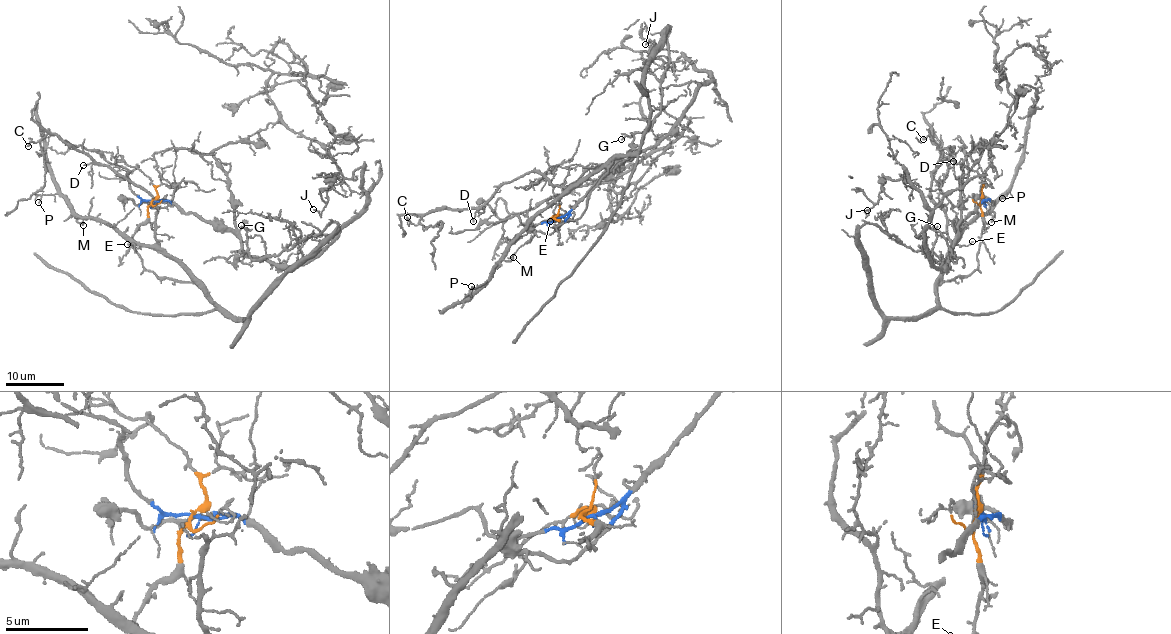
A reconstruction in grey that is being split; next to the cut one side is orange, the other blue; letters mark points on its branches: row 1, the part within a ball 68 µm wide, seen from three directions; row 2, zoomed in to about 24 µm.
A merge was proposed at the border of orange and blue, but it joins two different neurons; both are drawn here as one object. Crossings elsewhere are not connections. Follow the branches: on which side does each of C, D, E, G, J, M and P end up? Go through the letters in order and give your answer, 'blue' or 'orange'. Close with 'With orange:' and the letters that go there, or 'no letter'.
C: orange
D: orange
E: orange
G: orange
J: blue
M: orange
P: orange
With orange: C, D, E, G, M, P

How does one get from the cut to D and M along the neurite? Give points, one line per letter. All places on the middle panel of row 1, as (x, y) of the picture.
D: (556, 217), (560, 220), (555, 225), (574, 220), (605, 167), (570, 187), (530, 171), (497, 189), (472, 221)
M: (556, 217), (560, 220), (555, 225), (574, 220), (607, 170), (600, 167), (534, 217), (503, 259), (513, 256)

